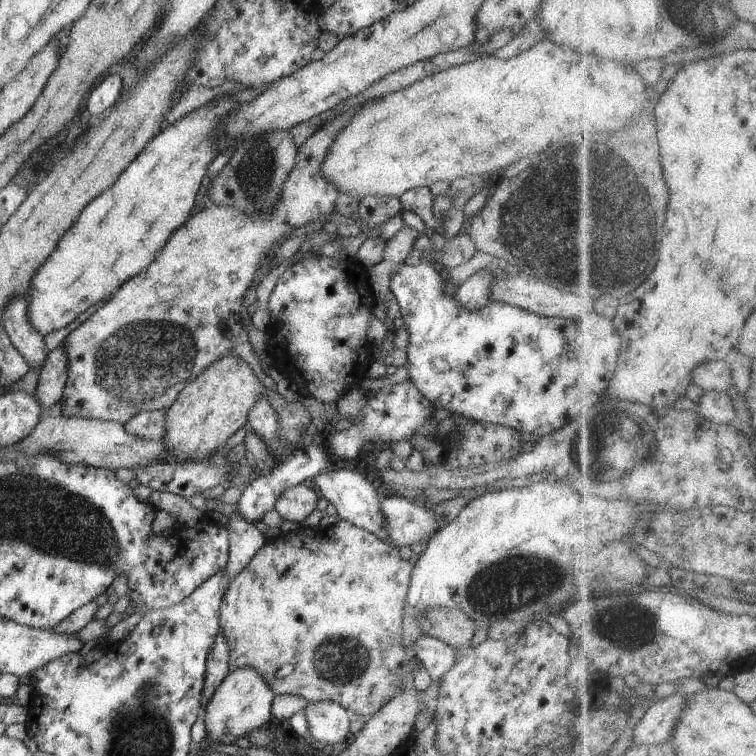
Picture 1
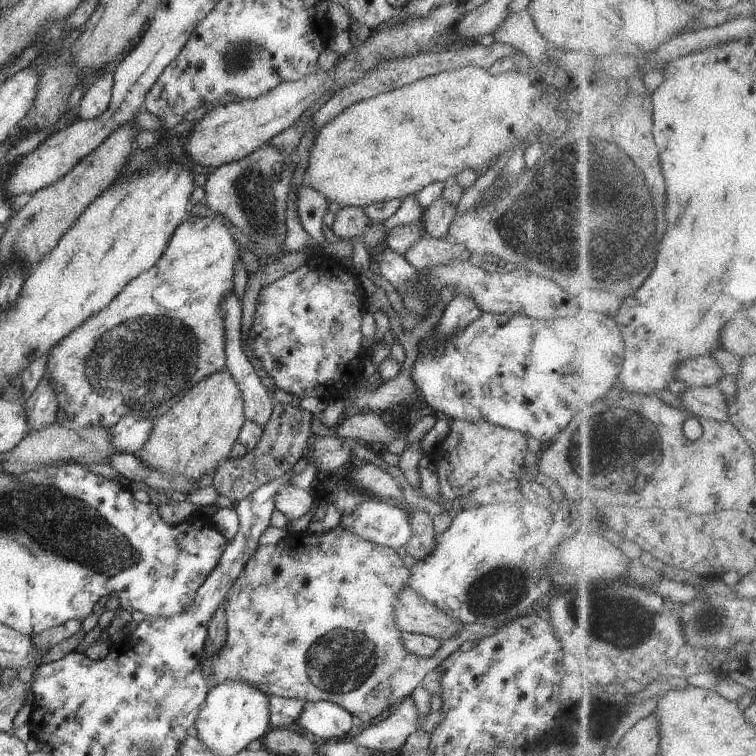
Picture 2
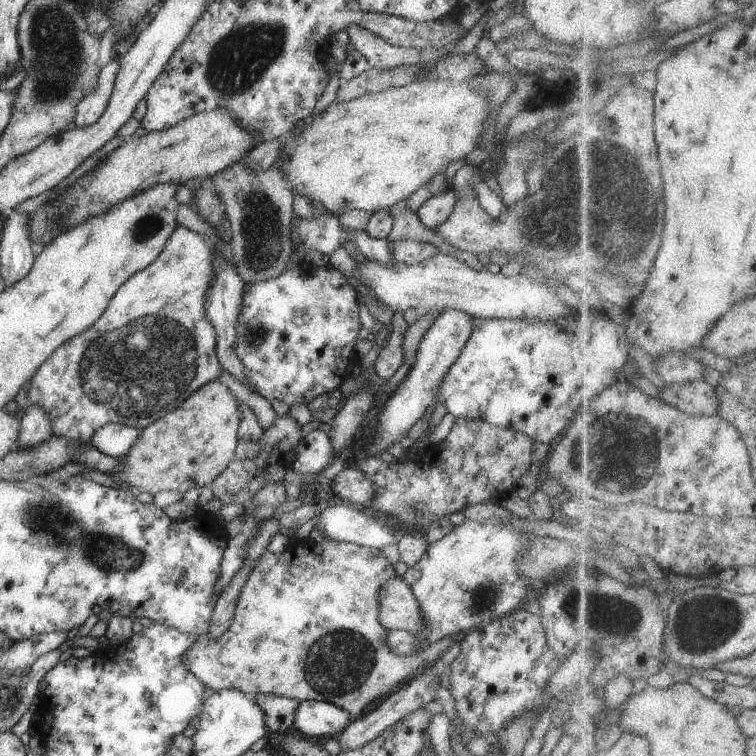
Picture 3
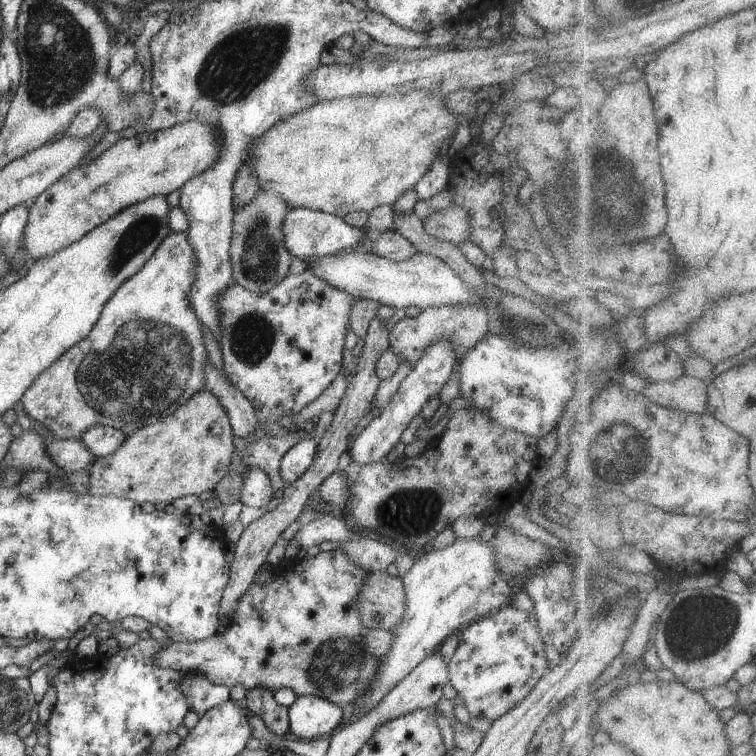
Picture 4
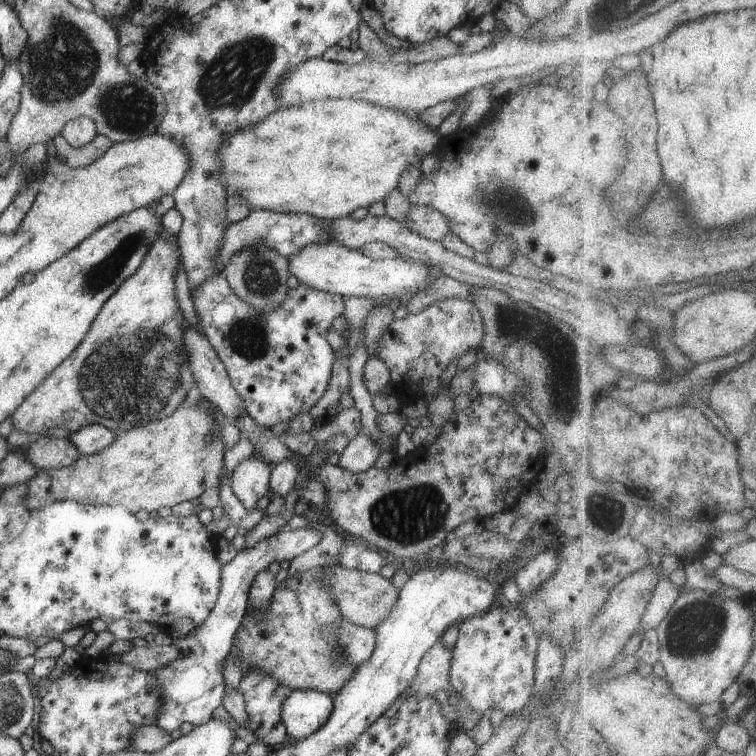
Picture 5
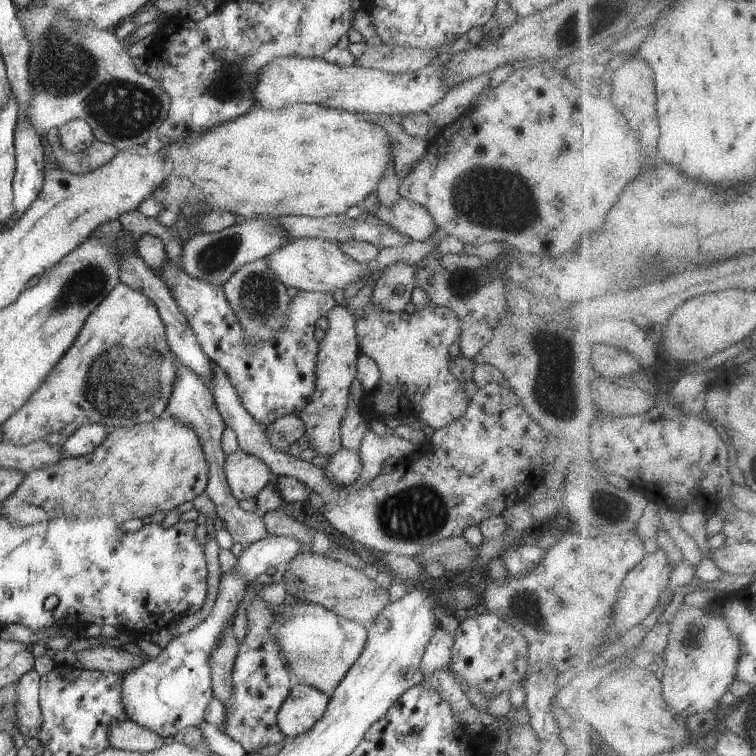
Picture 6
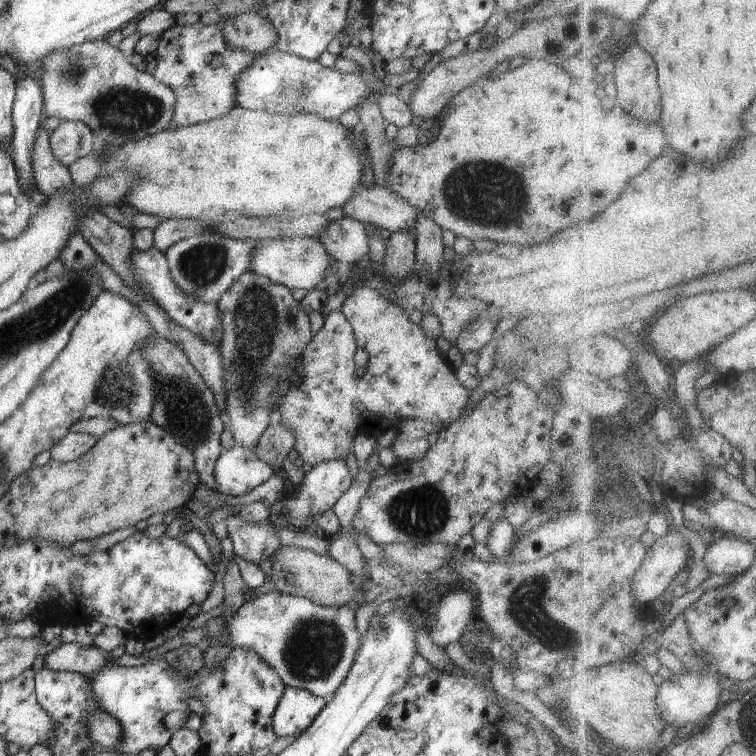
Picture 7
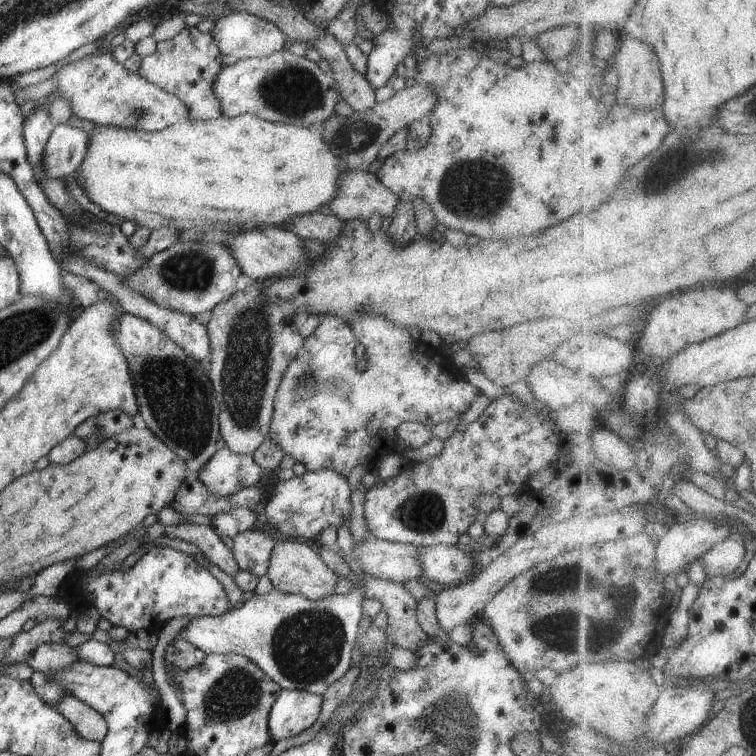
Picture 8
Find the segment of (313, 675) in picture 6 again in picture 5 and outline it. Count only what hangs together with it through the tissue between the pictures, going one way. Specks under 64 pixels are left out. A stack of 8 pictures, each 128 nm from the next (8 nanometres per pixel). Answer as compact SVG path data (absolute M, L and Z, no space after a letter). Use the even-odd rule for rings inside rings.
M345 621L340 628L338 644L344 648L346 662L358 666L372 657L376 649L377 635L374 629L366 629Z

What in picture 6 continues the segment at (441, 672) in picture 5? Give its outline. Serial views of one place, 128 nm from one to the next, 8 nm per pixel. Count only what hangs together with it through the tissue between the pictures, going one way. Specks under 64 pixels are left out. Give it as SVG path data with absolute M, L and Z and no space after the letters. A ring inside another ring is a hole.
M440 626L435 630L423 658L420 669L424 678L439 671L448 671L451 666L451 649L455 636Z

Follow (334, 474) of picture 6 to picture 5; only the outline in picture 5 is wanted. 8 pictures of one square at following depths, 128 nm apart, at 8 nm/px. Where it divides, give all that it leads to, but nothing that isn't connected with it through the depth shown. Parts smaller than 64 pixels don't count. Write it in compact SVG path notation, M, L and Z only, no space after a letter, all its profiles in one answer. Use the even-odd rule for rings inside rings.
M360 433L339 456L340 468L351 473L366 472L381 456L381 447L370 435Z

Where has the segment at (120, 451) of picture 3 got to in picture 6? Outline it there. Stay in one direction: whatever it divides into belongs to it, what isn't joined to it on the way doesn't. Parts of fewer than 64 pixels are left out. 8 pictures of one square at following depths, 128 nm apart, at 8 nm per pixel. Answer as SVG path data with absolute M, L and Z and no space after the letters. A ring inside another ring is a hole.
M89 423L78 426L77 430L61 443L63 458L82 457L91 454L104 443L109 434L103 425Z

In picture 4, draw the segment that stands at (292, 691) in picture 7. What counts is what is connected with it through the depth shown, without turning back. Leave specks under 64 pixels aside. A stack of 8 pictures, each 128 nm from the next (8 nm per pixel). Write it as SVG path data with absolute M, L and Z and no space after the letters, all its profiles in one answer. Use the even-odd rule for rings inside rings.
M300 696L289 707L289 732L300 739L332 736L344 720L343 709L324 698Z

